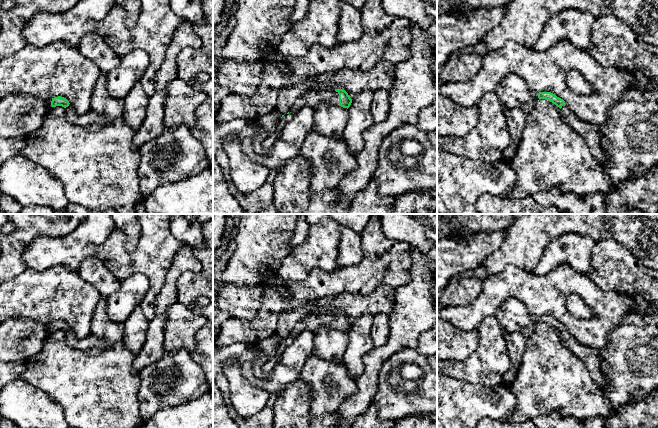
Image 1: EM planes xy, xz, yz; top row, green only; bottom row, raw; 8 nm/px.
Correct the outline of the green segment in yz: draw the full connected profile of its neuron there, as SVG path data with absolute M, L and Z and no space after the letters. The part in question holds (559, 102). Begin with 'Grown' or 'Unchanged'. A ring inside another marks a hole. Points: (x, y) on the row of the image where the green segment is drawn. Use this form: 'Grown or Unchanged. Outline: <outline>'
Grown. Outline: M539 92L538 98L549 100L560 108L561 118L583 137L590 147L593 157L604 167L607 156L601 146L599 125L577 119L566 106L565 101L551 92Z

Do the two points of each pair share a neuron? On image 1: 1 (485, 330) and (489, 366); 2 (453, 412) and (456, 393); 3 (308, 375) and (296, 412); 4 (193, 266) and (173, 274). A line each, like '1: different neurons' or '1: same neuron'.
1: same neuron
2: same neuron
3: different neurons
4: same neuron

